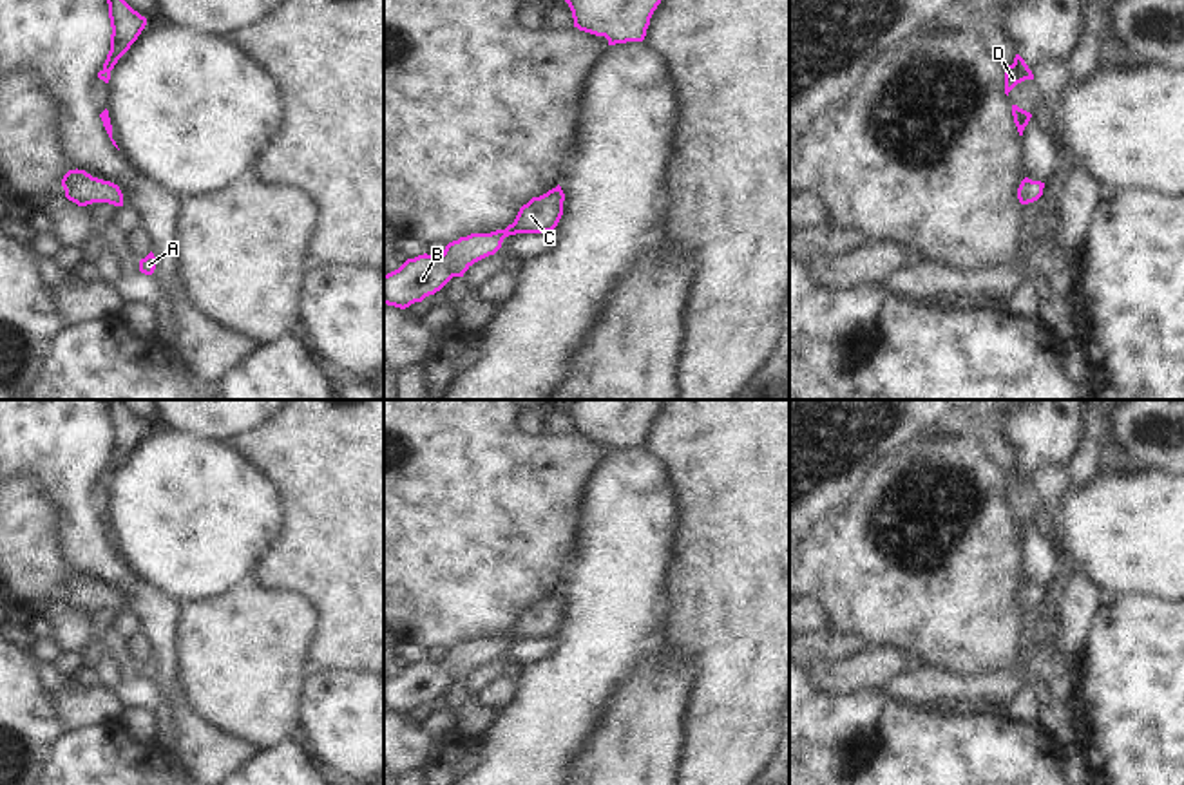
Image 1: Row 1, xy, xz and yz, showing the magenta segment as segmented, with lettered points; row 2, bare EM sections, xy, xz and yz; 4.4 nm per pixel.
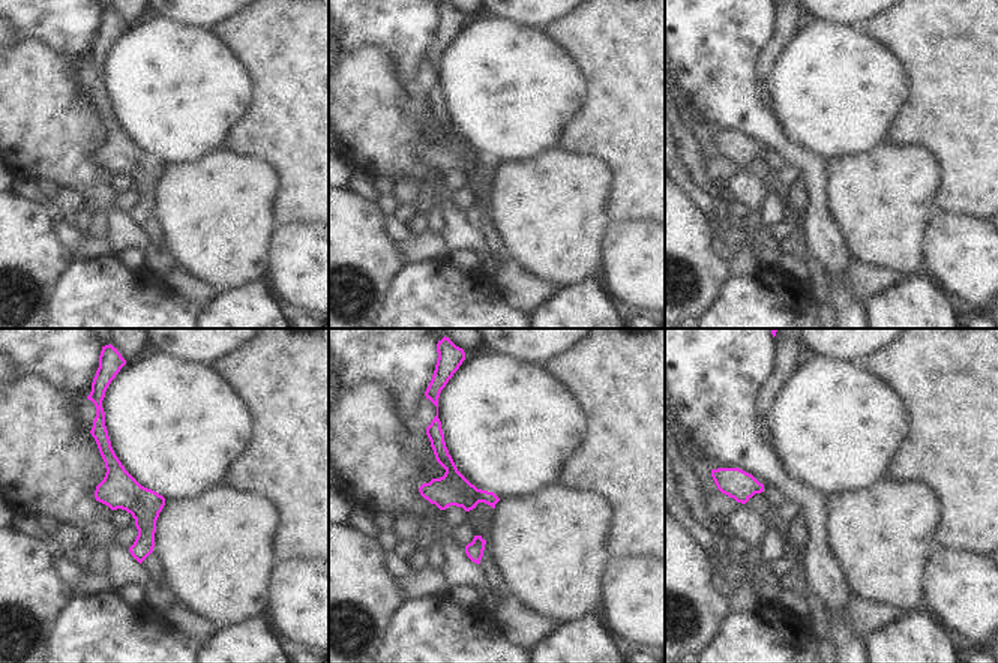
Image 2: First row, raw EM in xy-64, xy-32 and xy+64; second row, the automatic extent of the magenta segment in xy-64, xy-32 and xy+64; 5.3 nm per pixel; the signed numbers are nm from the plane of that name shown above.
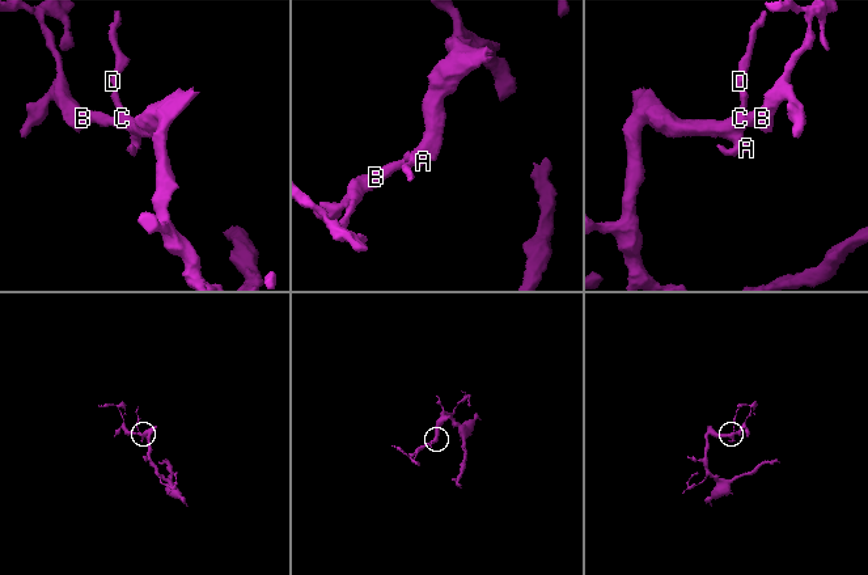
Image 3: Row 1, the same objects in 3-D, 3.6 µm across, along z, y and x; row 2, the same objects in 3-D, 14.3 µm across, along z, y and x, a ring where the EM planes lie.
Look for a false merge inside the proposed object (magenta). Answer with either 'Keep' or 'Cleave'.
Keep

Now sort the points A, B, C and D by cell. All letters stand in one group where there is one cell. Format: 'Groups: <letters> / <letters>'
Groups: A B C D

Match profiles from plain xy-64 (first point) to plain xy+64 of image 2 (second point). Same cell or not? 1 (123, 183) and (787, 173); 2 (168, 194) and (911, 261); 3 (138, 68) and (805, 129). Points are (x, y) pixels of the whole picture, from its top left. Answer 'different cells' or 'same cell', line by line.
1: same cell
2: same cell
3: same cell

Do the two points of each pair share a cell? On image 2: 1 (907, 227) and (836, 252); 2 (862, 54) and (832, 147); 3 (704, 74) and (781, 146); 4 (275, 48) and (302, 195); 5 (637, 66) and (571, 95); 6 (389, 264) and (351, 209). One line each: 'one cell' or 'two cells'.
1: two cells
2: one cell
3: one cell
4: one cell
5: two cells
6: one cell

